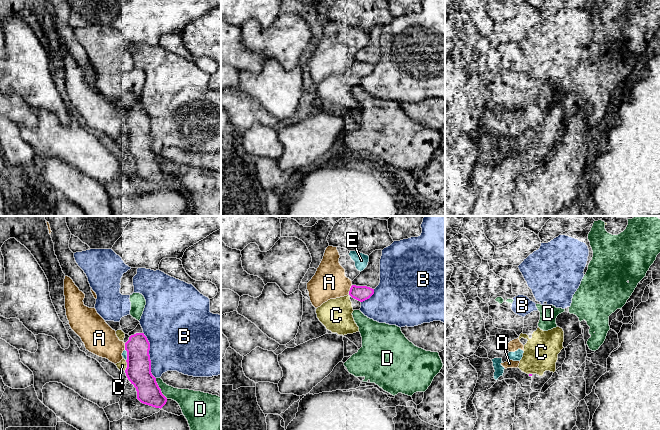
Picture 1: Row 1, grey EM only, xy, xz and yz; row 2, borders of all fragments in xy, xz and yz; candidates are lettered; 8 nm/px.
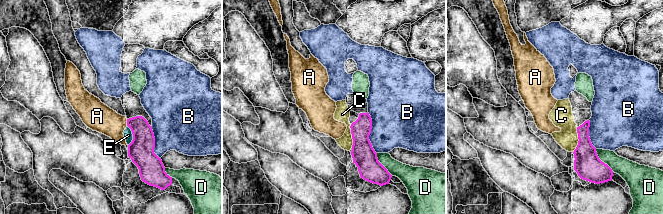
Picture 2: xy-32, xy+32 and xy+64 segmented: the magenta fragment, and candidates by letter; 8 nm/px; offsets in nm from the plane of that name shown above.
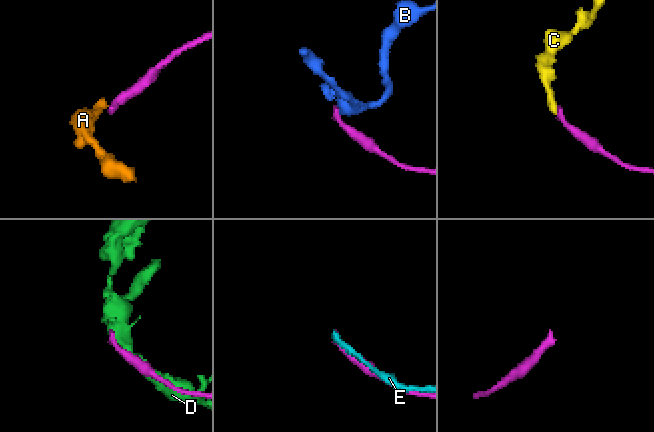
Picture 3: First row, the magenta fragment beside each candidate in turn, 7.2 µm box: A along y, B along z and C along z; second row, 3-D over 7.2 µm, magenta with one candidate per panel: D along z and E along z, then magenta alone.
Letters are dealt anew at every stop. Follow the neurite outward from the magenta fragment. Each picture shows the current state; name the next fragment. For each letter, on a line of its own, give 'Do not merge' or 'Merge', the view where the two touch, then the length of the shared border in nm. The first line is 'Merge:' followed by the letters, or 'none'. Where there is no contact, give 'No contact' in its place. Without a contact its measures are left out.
Merge: C
A: Do not merge. Touches magenta in xz. Shared border 90 nm
B: Do not merge. Touches magenta in xy. Shared border 380 nm
C: Merge. Touches magenta in xy. Shared border 90 nm
D: Do not merge. Touches magenta in xy. Shared border 190 nm
E: Do not merge. Touches magenta in xy. Shared border 100 nm

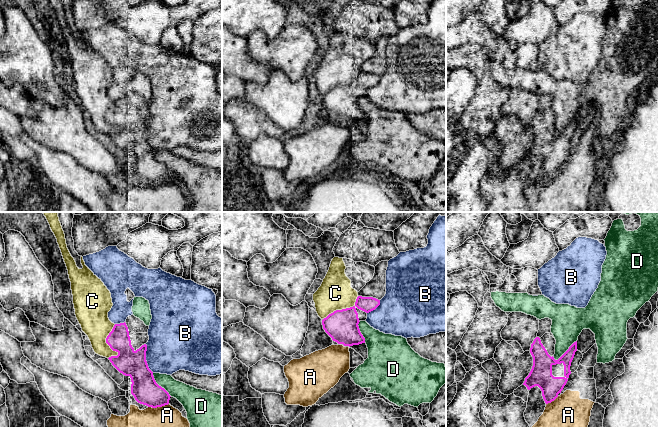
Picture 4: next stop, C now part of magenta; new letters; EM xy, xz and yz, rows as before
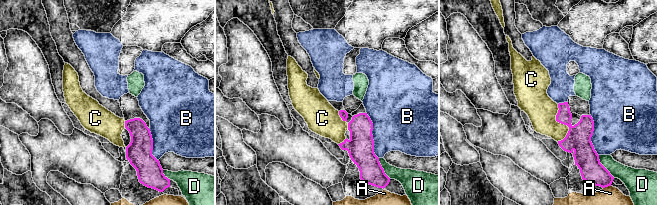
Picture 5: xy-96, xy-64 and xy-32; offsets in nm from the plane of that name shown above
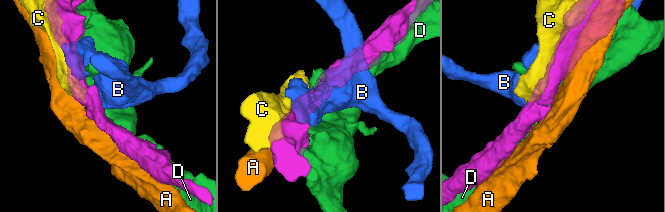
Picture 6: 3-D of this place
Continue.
Merge: none
A: Do not merge. Touches magenta in xy. Shared border 170 nm
B: Do not merge. Touches magenta in xy. Shared border 240 nm
C: Do not merge. Touches magenta in xy. Shared border 280 nm
D: Do not merge. Touches magenta in yz. Shared border 240 nm

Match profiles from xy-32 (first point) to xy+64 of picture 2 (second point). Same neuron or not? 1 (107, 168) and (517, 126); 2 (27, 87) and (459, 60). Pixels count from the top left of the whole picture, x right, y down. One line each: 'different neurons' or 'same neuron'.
1: same neuron
2: same neuron

